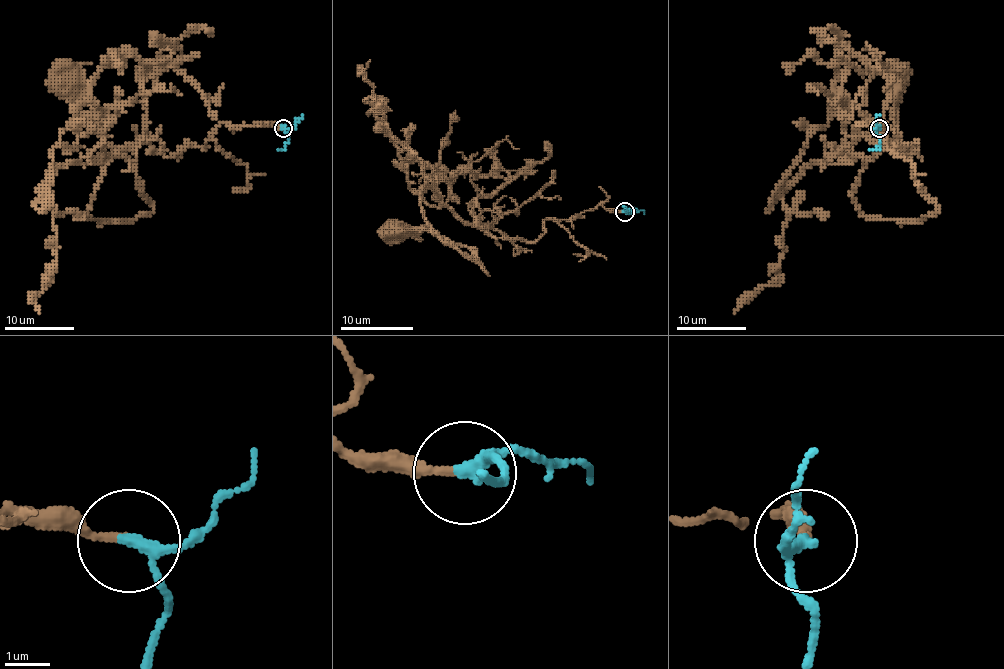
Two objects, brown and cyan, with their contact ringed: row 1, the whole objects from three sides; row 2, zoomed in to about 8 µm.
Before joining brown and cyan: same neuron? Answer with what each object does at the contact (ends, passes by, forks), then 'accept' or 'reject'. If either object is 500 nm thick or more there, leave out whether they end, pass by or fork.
brown ends; cyan passes by; accept

